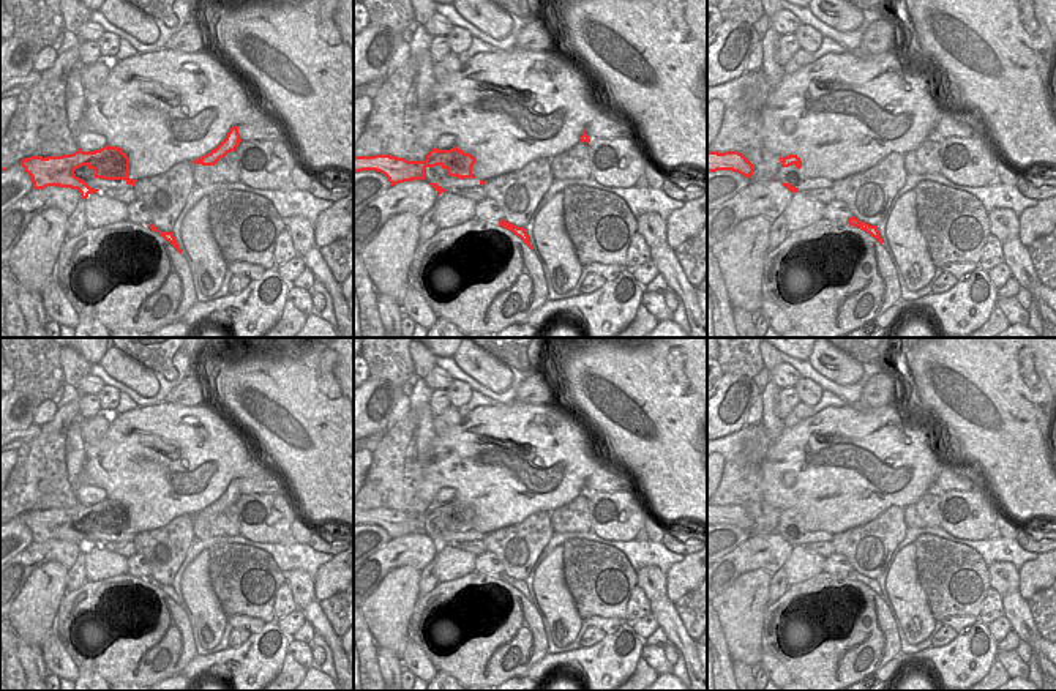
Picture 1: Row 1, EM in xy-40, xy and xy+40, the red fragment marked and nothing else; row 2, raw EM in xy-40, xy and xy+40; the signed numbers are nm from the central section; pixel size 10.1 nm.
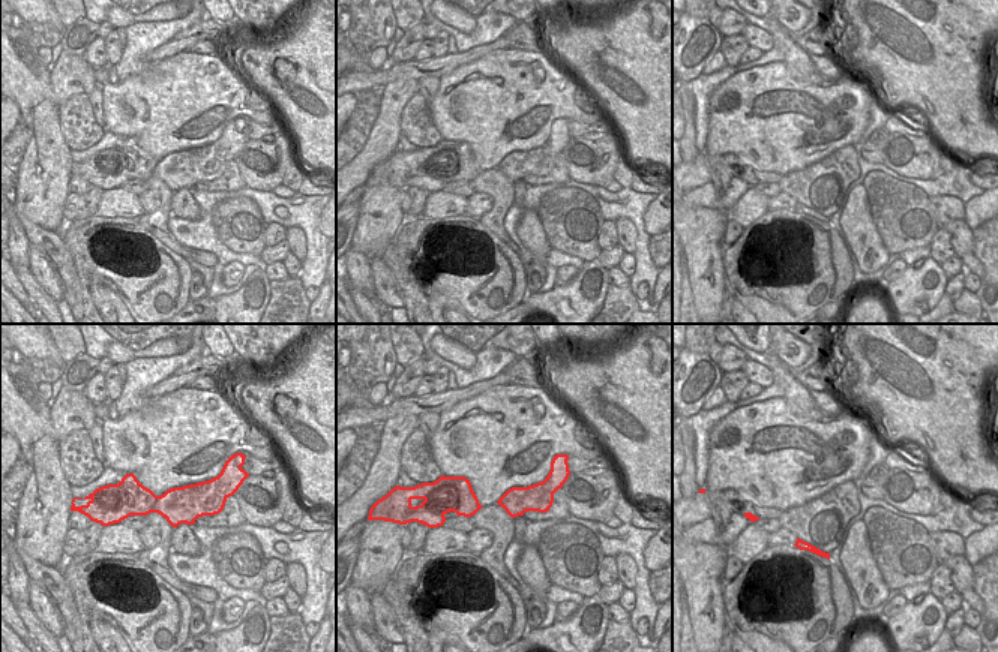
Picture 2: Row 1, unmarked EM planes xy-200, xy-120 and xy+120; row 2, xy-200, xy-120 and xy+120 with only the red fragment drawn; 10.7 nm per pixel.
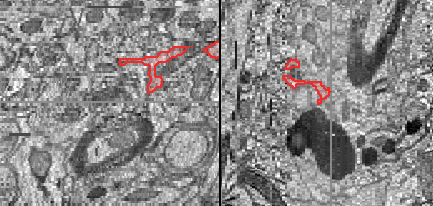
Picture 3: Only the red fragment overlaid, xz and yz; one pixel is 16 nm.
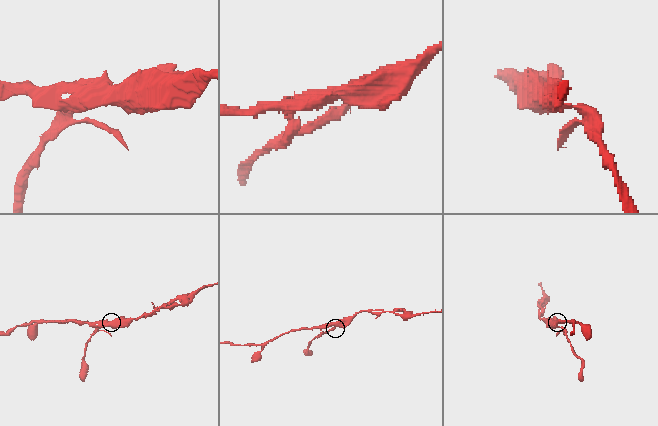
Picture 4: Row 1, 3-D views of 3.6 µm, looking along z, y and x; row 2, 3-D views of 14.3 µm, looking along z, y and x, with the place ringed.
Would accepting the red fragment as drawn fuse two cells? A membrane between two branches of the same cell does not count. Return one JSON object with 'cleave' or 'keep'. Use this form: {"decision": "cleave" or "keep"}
{"decision": "cleave"}

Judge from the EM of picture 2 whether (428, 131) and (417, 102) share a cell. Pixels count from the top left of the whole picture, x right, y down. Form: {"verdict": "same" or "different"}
{"verdict": "same"}

